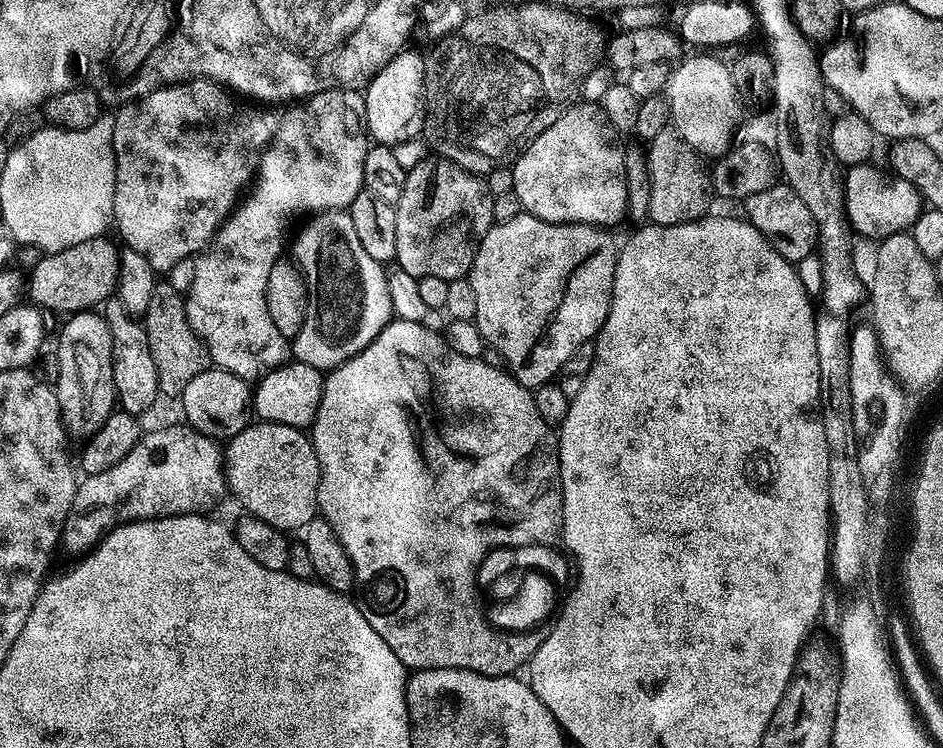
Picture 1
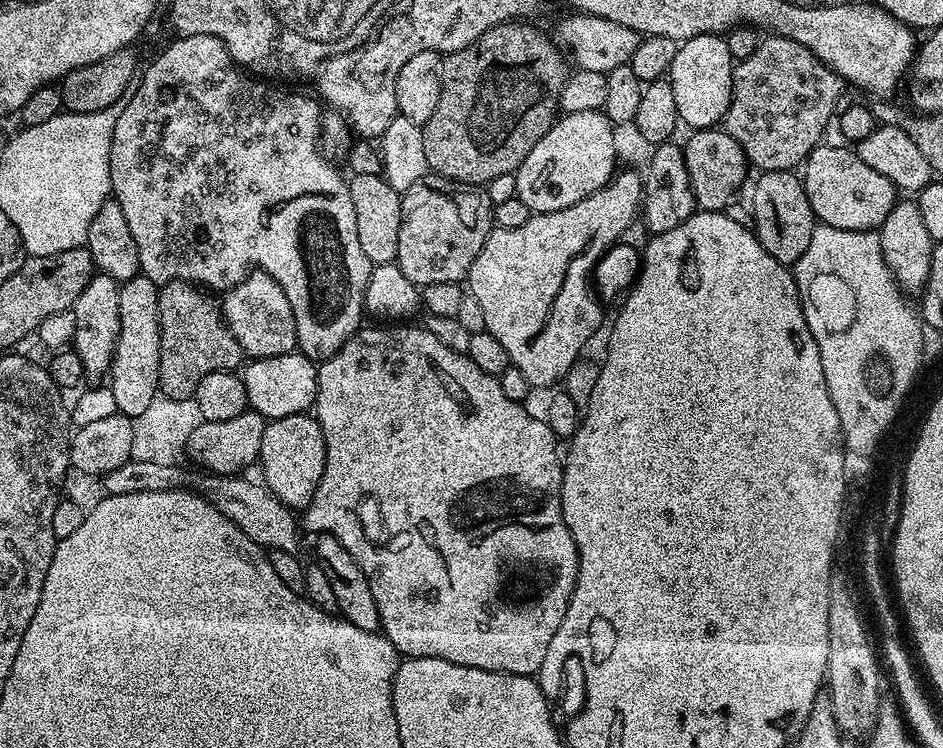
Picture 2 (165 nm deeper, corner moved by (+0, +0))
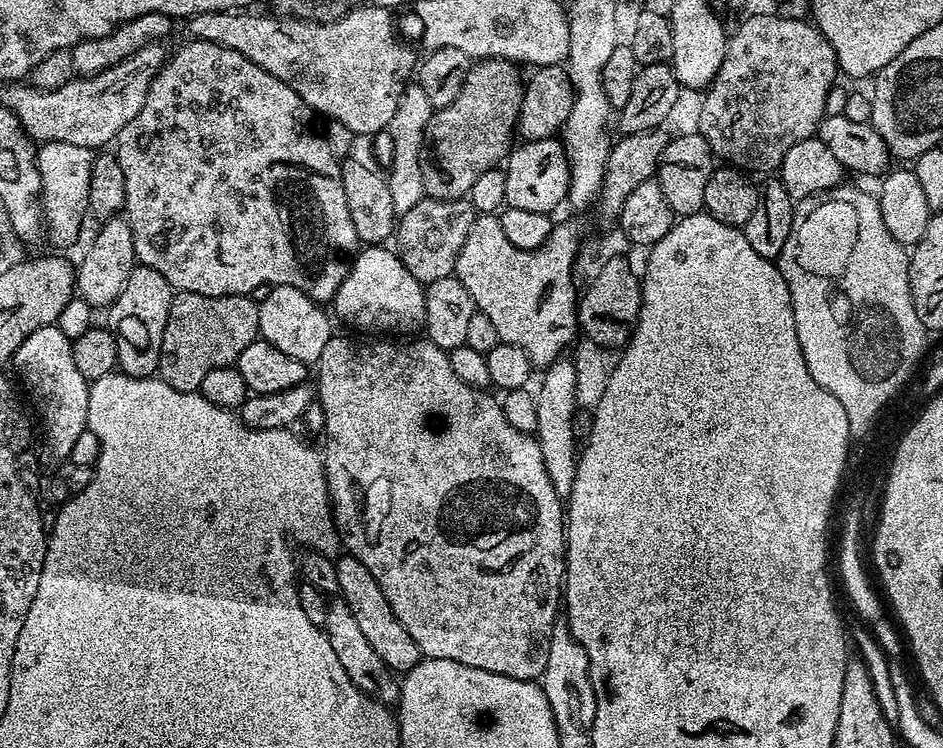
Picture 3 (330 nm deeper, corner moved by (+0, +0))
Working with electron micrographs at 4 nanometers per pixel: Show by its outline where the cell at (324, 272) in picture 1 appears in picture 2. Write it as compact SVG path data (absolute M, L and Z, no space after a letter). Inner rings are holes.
M210 34L177 35L175 39L173 44L166 45L153 58L152 65L144 72L144 77L143 72L139 77L140 85L138 80L124 100L124 109L122 114L118 114L114 138L110 142L111 195L122 208L127 225L130 226L131 237L138 248L140 272L157 286L171 280L187 280L189 284L203 286L205 289L220 288L219 290L227 290L240 284L250 270L265 272L267 276L274 278L274 282L278 282L278 286L282 286L286 302L290 302L294 310L299 351L314 362L329 360L361 327L360 319L366 316L364 295L367 293L368 280L374 266L368 261L366 254L362 254L362 245L358 242L358 225L354 223L354 202L350 202L348 180L340 177L339 170L320 153L321 105L300 92L275 88L272 85L275 83L249 74L233 60L224 43Z

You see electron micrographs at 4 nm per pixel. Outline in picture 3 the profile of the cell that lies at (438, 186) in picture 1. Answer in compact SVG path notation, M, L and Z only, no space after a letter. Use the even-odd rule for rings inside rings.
M467 198L420 200L418 206L414 206L404 216L399 217L396 225L394 248L402 265L406 266L410 274L423 286L430 282L438 282L438 278L453 275L458 254L462 250L462 242L466 242L466 234L470 234L470 226L474 226L477 215L476 207Z

